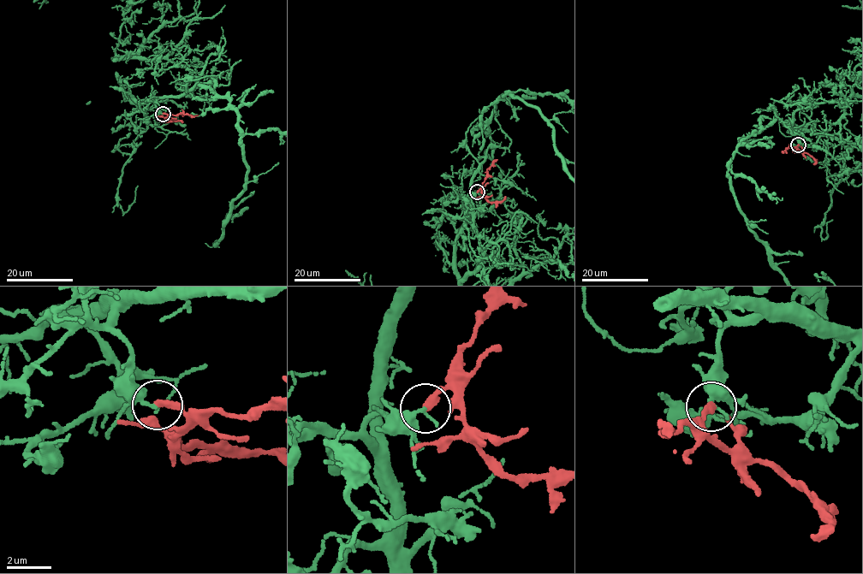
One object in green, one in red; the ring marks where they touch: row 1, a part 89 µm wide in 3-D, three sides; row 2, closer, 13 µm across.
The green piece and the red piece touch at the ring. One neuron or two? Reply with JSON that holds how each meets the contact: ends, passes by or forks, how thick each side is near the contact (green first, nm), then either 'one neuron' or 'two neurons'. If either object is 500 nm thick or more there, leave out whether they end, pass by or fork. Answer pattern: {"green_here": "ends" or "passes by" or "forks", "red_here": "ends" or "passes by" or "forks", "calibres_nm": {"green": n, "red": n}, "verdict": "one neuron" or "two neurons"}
{"green_here": "ends", "red_here": "ends", "calibres_nm": {"green": 180, "red": 320}, "verdict": "two neurons"}

